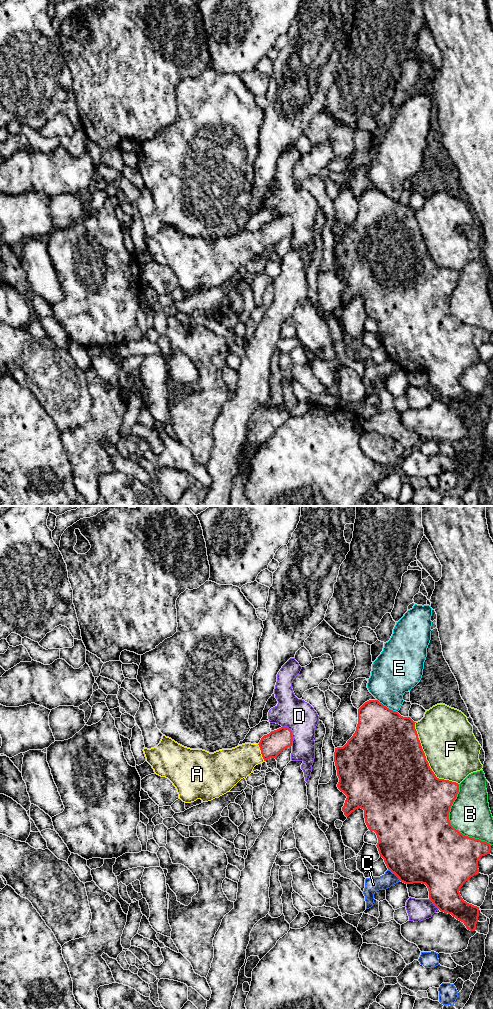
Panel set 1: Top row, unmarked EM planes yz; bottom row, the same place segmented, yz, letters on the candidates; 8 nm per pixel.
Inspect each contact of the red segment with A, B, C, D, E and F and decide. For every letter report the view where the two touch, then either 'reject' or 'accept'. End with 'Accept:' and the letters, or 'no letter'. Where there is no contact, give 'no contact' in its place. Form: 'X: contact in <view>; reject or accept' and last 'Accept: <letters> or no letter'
A: contact in yz; accept
B: contact in yz; reject
C: contact in yz; reject
D: contact in yz; reject
E: contact in yz; reject
F: contact in yz; reject
Accept: A

